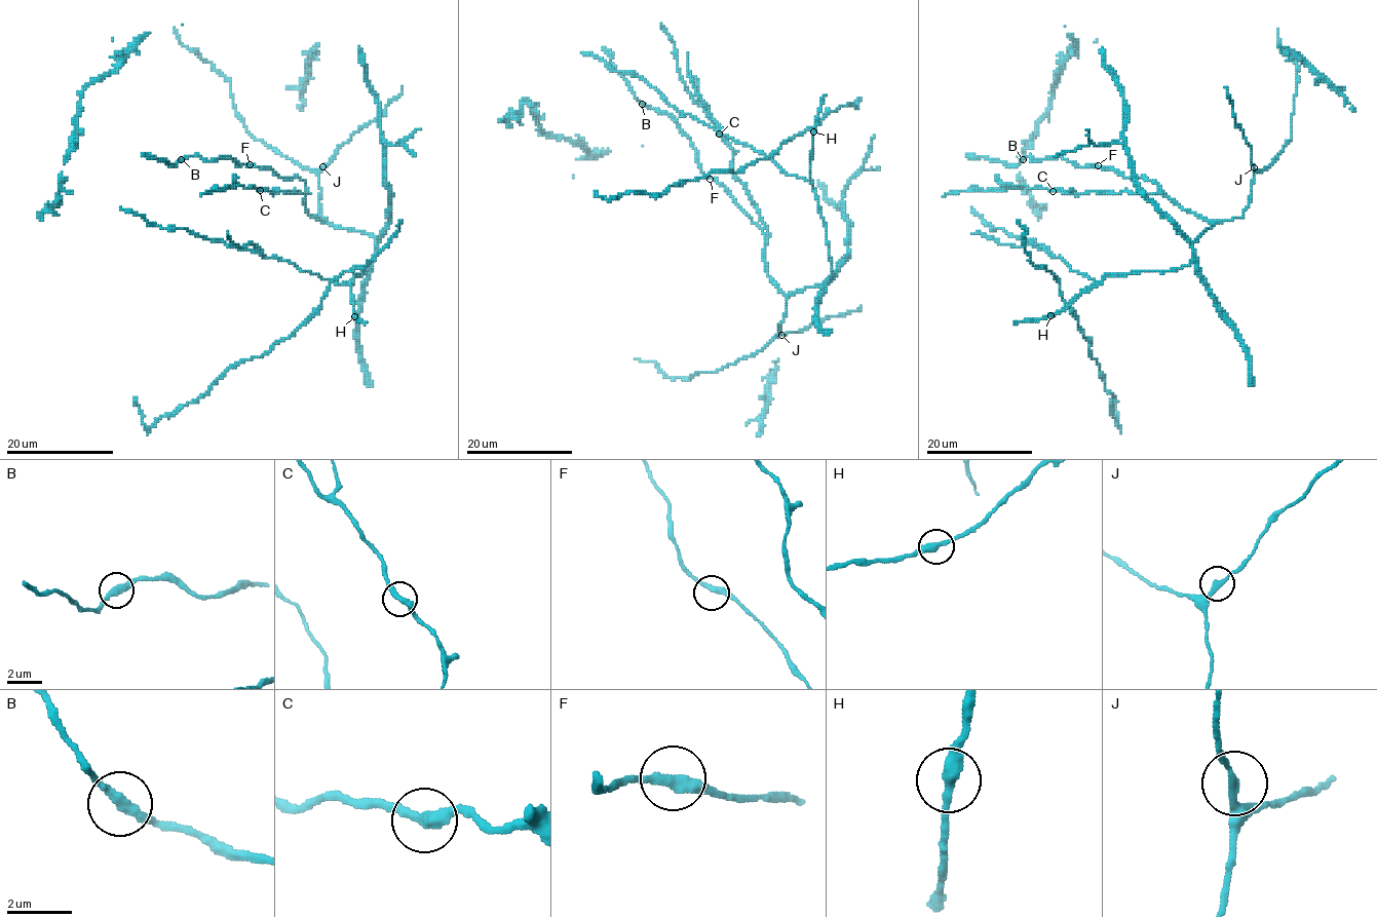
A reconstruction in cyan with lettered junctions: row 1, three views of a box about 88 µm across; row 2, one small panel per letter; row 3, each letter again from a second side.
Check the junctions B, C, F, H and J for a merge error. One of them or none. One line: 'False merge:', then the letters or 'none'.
False merge: none

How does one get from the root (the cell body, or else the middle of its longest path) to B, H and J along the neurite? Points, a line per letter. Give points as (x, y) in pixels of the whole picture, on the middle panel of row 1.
B: (785, 294), (765, 269), (763, 230), (722, 185), (700, 169), (696, 149), (679, 123), (642, 104)
H: (785, 294), (824, 284), (836, 274), (831, 269), (827, 226), (810, 181), (813, 131)
J: (785, 294), (787, 311), (778, 325), (781, 334)

